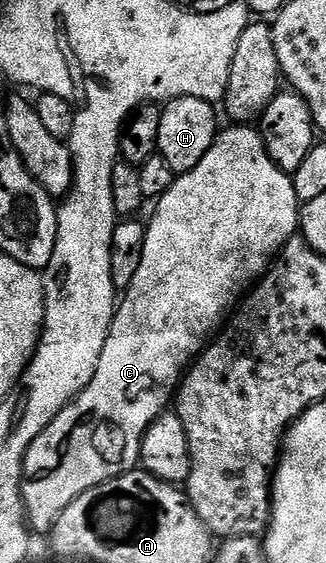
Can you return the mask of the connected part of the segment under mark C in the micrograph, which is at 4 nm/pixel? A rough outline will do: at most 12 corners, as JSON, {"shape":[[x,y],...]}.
{"shape":[[254,126],[146,224],[92,382],[28,446],[49,533],[300,228]]}

